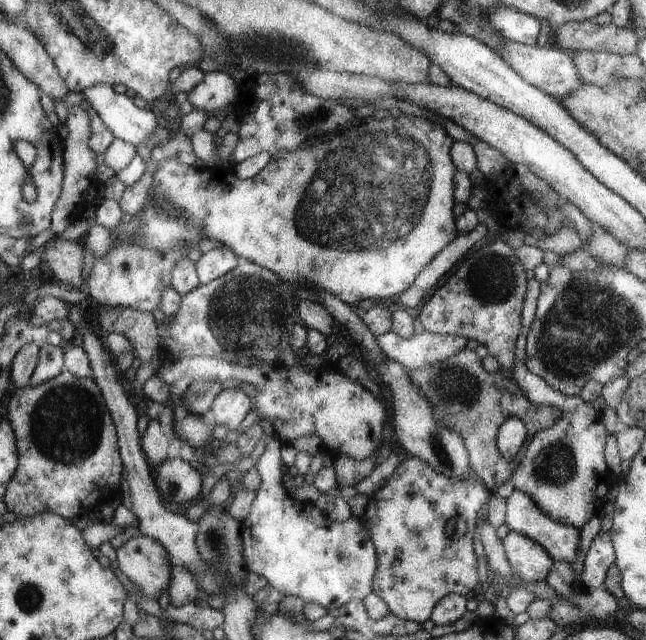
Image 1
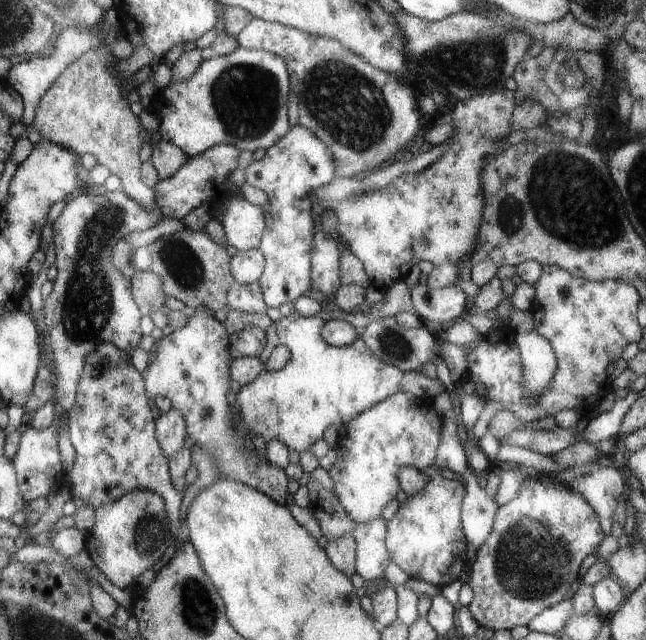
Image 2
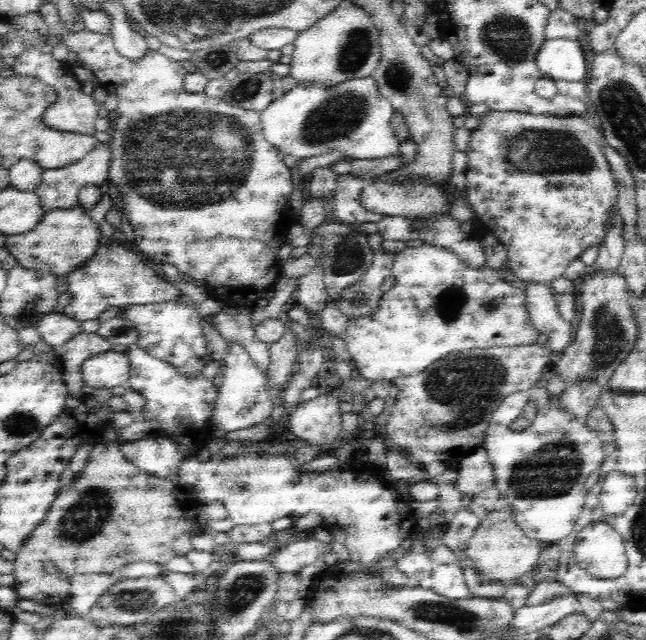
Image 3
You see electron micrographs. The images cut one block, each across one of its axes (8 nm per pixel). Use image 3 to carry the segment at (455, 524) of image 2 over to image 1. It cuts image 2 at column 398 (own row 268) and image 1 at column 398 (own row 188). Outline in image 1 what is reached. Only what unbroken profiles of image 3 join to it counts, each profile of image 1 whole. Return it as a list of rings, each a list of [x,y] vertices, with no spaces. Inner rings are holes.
[[[411,456],[405,458],[369,497],[359,522],[367,530],[369,540],[375,548],[376,564],[371,591],[387,606],[390,614],[402,620],[422,624],[429,619],[433,608],[441,598],[450,593],[464,597],[474,588],[478,583],[478,577],[471,536],[476,524],[476,514],[489,500],[490,495],[479,479],[472,476],[451,478],[433,470],[421,458]],[[461,517],[465,522],[465,532],[459,538],[453,539],[451,534],[455,522]]]

